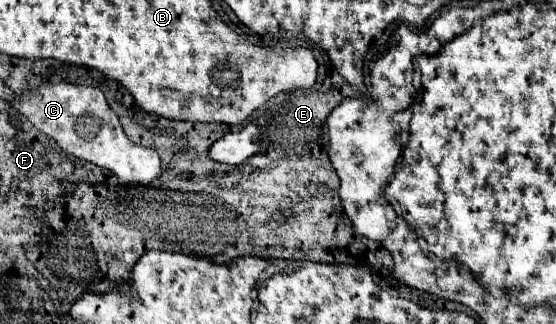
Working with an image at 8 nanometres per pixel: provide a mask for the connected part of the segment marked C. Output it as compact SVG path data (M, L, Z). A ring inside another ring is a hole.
M43 84L39 90L29 92L29 98L23 96L17 100L17 110L29 118L35 128L53 138L67 154L111 170L121 182L147 184L161 172L159 154L153 148L133 144L125 136L119 118L111 112L99 88L77 84Z

